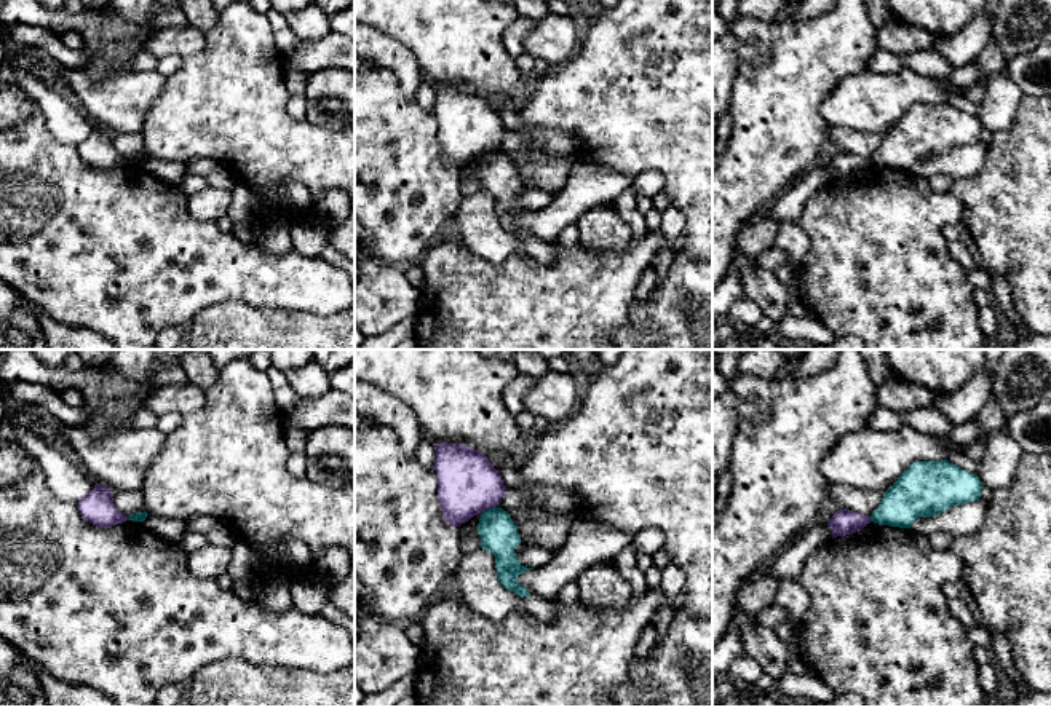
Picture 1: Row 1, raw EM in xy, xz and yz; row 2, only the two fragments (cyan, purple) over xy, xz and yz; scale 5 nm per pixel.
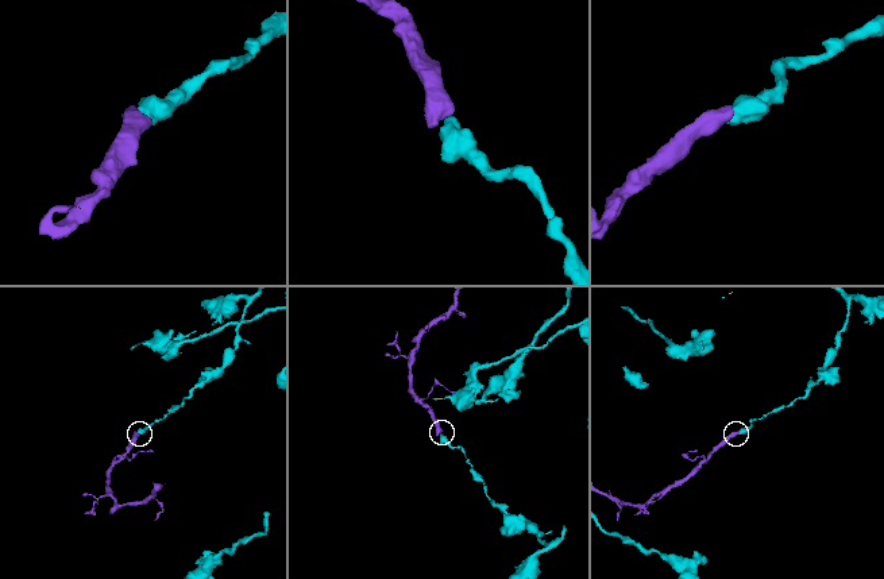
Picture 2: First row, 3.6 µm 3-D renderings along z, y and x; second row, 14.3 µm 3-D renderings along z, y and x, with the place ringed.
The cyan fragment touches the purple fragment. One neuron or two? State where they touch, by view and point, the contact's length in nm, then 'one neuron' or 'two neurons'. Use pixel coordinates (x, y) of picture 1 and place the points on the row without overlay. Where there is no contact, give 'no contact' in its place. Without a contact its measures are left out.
xz (487, 152) | 90 nm | two neurons

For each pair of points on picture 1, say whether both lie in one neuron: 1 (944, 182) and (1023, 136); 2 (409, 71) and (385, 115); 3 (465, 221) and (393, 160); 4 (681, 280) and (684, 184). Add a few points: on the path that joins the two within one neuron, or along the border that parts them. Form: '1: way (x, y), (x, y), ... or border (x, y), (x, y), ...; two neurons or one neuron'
1: border (955, 177), (949, 192); two neurons
2: border (371, 64), (385, 67), (414, 99); two neurons
3: border (465, 197), (448, 227); two neurons
4: border (676, 256), (692, 256), (695, 259); two neurons

